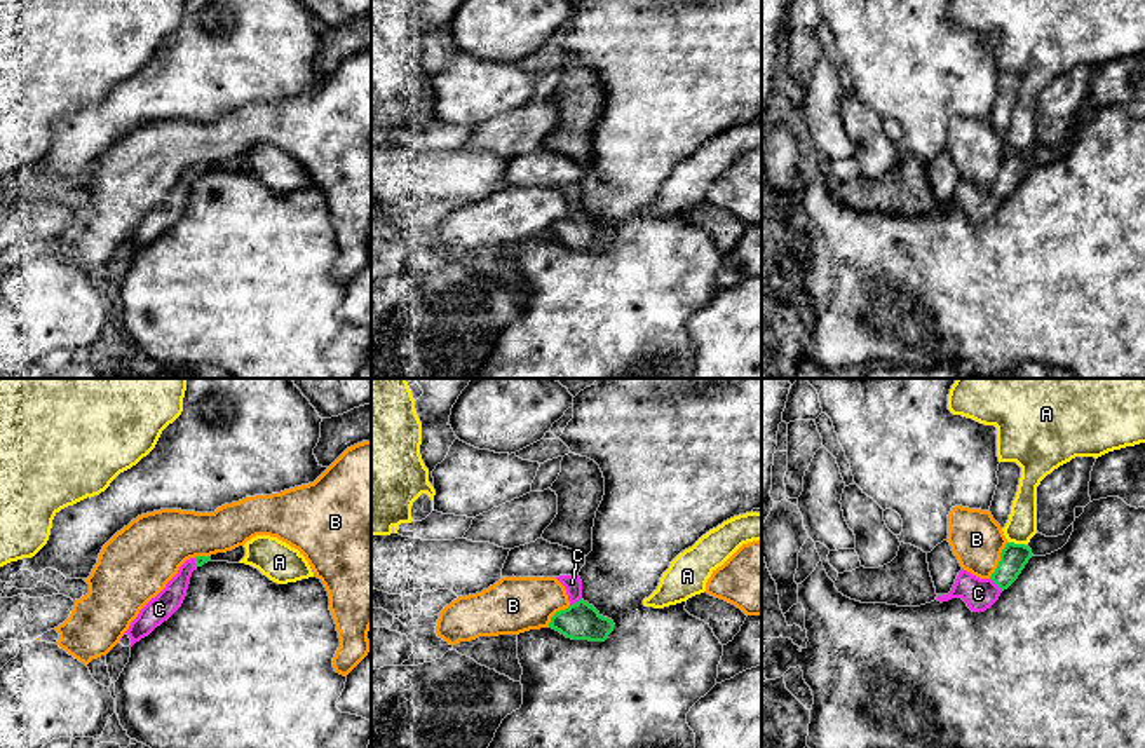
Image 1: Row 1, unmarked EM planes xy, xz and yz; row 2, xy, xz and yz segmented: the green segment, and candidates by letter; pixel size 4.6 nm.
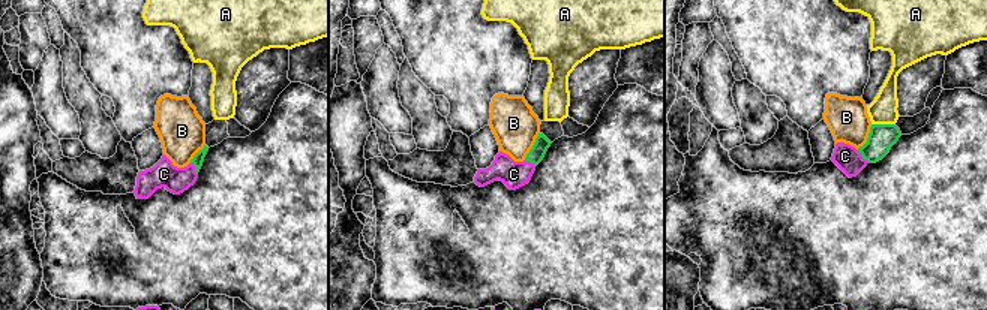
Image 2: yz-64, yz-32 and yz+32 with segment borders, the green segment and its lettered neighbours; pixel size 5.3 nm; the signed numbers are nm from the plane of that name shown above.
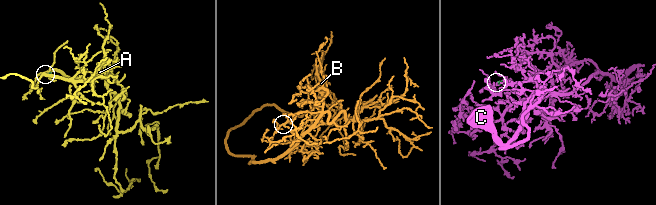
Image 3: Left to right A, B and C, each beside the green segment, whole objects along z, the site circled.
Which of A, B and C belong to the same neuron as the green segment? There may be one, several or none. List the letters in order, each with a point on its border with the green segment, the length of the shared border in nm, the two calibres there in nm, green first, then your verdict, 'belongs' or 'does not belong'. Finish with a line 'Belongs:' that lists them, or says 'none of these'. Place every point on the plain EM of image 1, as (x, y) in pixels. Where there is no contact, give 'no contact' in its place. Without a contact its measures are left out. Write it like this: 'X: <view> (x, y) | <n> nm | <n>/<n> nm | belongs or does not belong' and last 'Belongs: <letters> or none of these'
A: yz (1016, 154) | 80 nm | 130/140 nm | does not belong
B: yz (1001, 170) | 190 nm | 130/240 nm | does not belong
C: yz (997, 194) | 90 nm | 130/140 nm | belongs
Belongs: C

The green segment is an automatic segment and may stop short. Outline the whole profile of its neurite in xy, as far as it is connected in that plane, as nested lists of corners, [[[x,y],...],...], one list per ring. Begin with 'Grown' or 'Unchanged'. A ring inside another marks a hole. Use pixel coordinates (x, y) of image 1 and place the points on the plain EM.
Grown. [[[195,166],[186,169],[180,176],[178,183],[166,194],[166,197],[139,220],[138,227],[125,241],[131,248],[129,256],[148,246],[181,216],[186,206],[192,181],[207,171],[211,171],[209,166]]]

